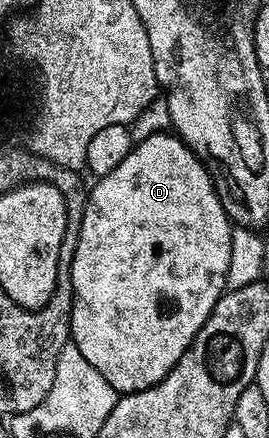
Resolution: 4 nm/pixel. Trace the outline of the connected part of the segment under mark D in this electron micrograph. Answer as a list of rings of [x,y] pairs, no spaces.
[[[175,133],[169,135],[148,135],[144,140],[137,142],[133,146],[130,153],[126,153],[126,161],[122,161],[122,165],[117,165],[114,169],[110,169],[110,173],[99,176],[95,180],[96,184],[91,184],[88,191],[88,204],[84,206],[84,216],[82,217],[82,229],[78,233],[78,241],[76,247],[71,248],[73,253],[72,263],[72,334],[71,342],[78,345],[78,349],[82,353],[82,357],[86,357],[86,361],[90,361],[90,365],[94,365],[94,369],[98,369],[98,373],[102,373],[102,377],[106,377],[106,381],[110,381],[110,385],[114,385],[117,393],[127,393],[130,391],[141,391],[142,389],[150,389],[154,385],[158,385],[170,373],[170,369],[174,369],[174,365],[182,357],[182,353],[186,353],[186,349],[194,341],[194,337],[198,333],[198,329],[202,329],[202,325],[212,315],[214,305],[219,301],[221,295],[226,290],[228,281],[228,270],[230,269],[230,237],[232,236],[232,228],[234,226],[231,219],[224,212],[222,201],[216,192],[216,186],[212,184],[212,175],[208,172],[204,163],[184,144],[183,139]]]

